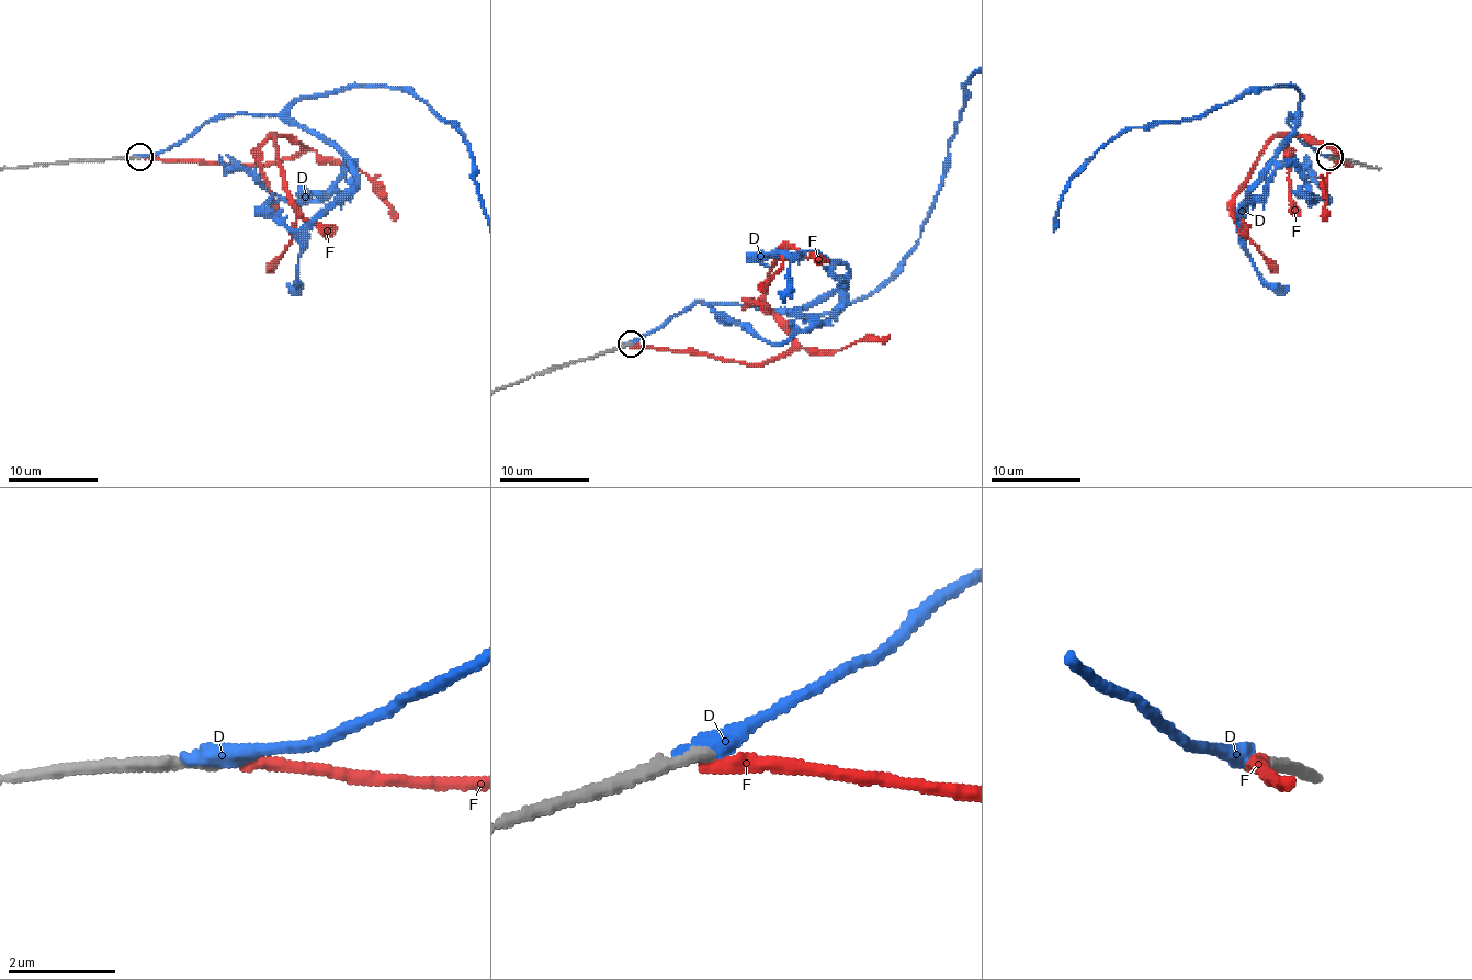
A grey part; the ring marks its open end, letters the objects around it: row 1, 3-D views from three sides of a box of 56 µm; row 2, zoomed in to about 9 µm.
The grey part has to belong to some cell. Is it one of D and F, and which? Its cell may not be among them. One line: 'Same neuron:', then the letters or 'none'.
Same neuron: D

